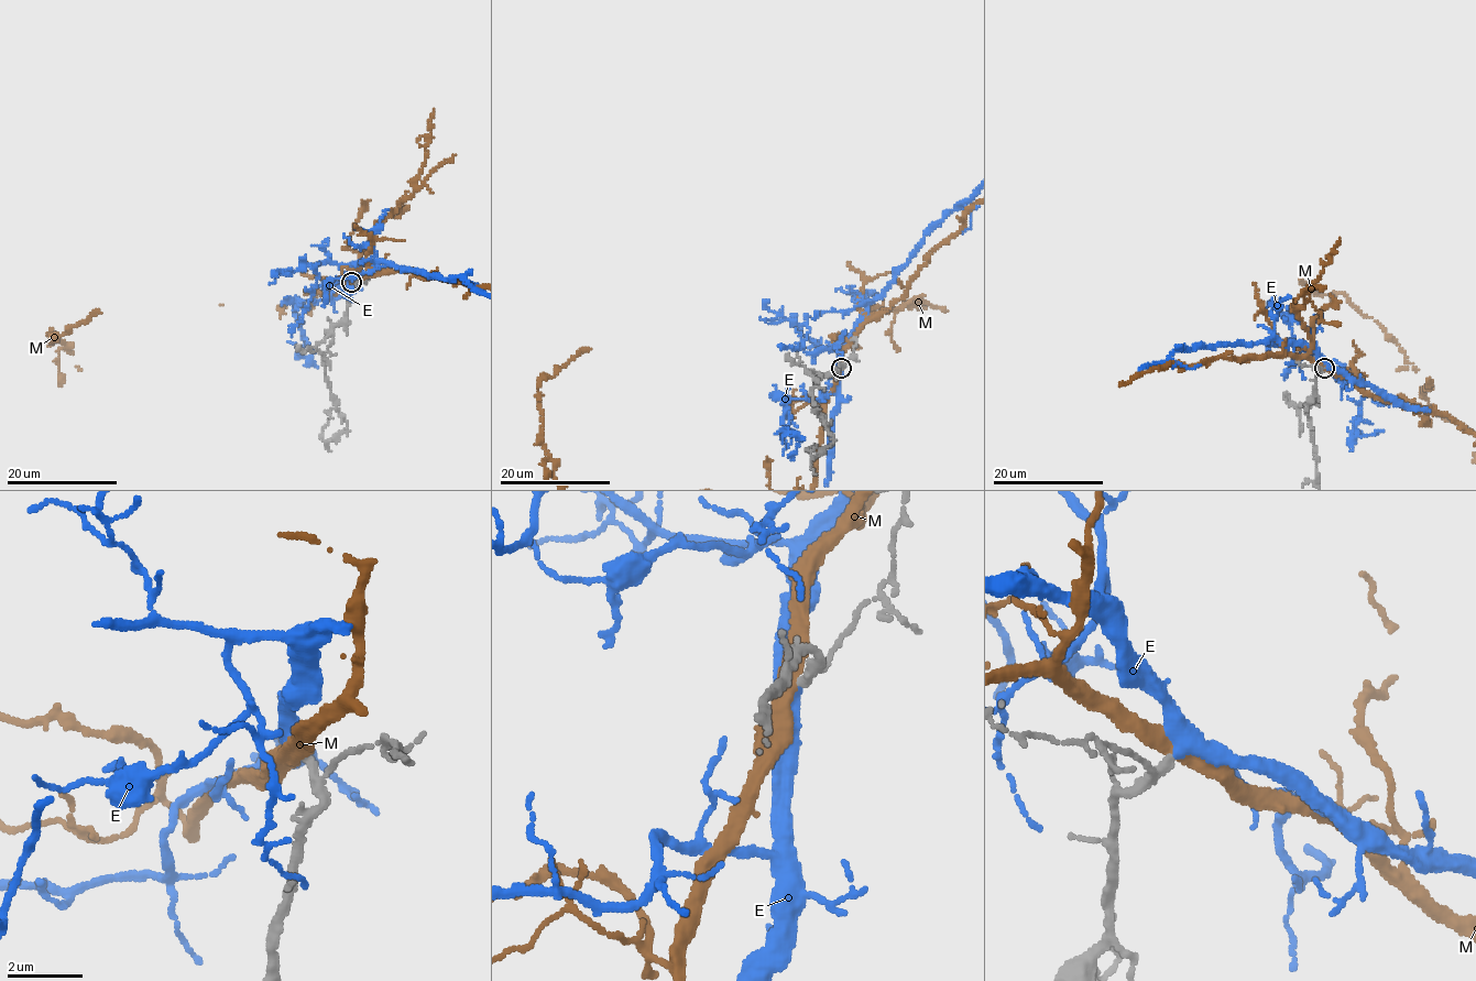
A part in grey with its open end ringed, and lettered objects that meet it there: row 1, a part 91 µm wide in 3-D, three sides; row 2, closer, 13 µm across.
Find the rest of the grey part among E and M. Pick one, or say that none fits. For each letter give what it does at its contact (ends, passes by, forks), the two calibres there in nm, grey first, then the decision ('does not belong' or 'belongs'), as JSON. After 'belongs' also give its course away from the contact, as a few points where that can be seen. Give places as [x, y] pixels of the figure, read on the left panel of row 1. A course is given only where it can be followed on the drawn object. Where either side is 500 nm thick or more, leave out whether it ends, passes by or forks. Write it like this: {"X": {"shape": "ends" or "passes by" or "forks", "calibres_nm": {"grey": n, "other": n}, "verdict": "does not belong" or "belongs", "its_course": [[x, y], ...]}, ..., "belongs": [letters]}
{"E": {"shape": "passes by", "calibres_nm": {"grey": 190, "other": 400}, "verdict": "belongs", "its_course": [[352, 281], [349, 266], [380, 260], [429, 278], [456, 276]]}, "M": {"shape": "passes by", "calibres_nm": {"grey": 190, "other": 360}, "verdict": "does not belong"}, "belongs": ["E"]}

